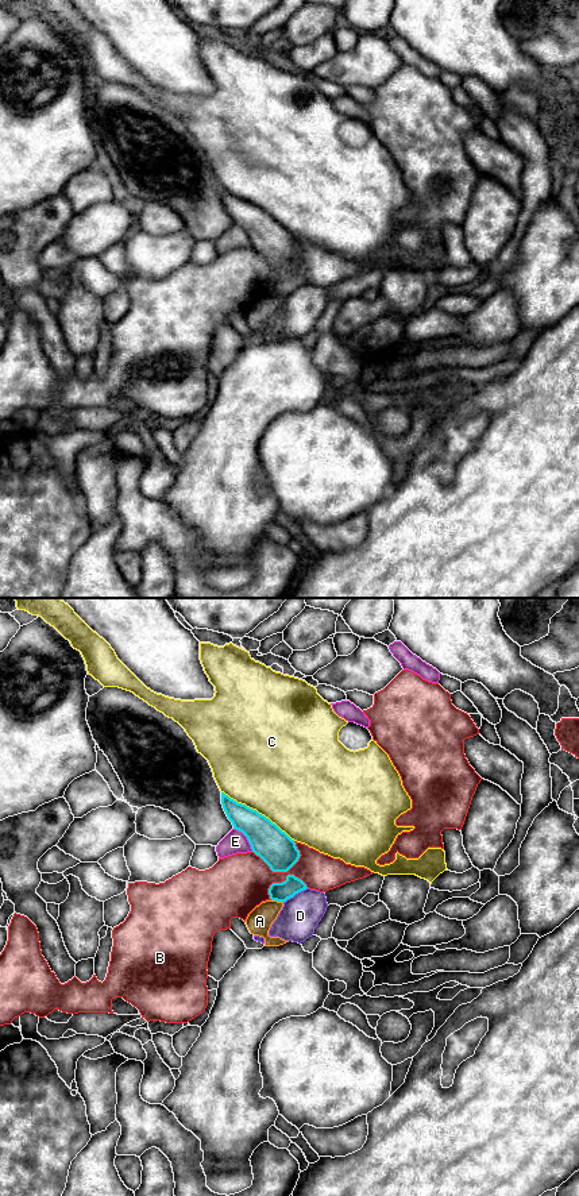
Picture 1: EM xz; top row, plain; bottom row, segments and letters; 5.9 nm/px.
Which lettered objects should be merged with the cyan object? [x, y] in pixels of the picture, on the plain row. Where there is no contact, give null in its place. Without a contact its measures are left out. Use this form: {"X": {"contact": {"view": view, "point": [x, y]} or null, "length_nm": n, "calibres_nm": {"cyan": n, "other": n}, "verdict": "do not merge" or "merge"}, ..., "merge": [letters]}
{"A": {"contact": {"view": "xz", "point": [277, 296]}, "length_nm": 80, "calibres_nm": {"cyan": 110, "other": 150}, "verdict": "do not merge"}, "B": {"contact": {"view": "xz", "point": [281, 266]}, "length_nm": 400, "calibres_nm": {"cyan": 220, "other": 340}, "verdict": "do not merge"}, "C": {"contact": {"view": "xz", "point": [257, 207]}, "length_nm": 550, "calibres_nm": {"cyan": 220, "other": 500}, "verdict": "do not merge"}, "D": {"contact": {"view": "xz", "point": [294, 289]}, "length_nm": 180, "calibres_nm": {"cyan": 110, "other": 240}, "verdict": "do not merge"}, "E": {"contact": {"view": "xz", "point": [247, 234]}, "length_nm": 180, "calibres_nm": {"cyan": 220, "other": 140}, "verdict": "do not merge"}, "merge": []}

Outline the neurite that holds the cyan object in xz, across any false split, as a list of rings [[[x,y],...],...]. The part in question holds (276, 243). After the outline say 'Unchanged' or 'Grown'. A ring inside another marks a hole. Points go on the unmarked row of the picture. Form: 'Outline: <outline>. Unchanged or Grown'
Outline: [[[221,188],[221,200],[233,224],[242,227],[252,247],[273,267],[287,267],[300,254],[300,246],[285,227],[256,205],[238,198]]]. Unchanged

